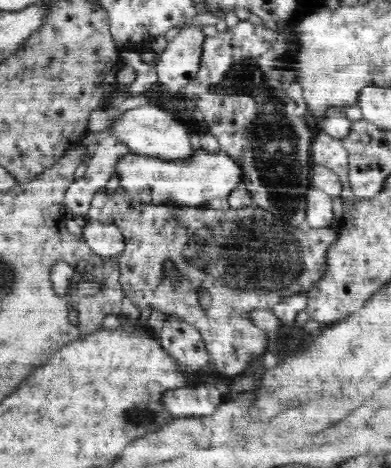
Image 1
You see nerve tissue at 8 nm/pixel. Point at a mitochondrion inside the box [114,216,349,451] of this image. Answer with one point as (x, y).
(142, 415)

